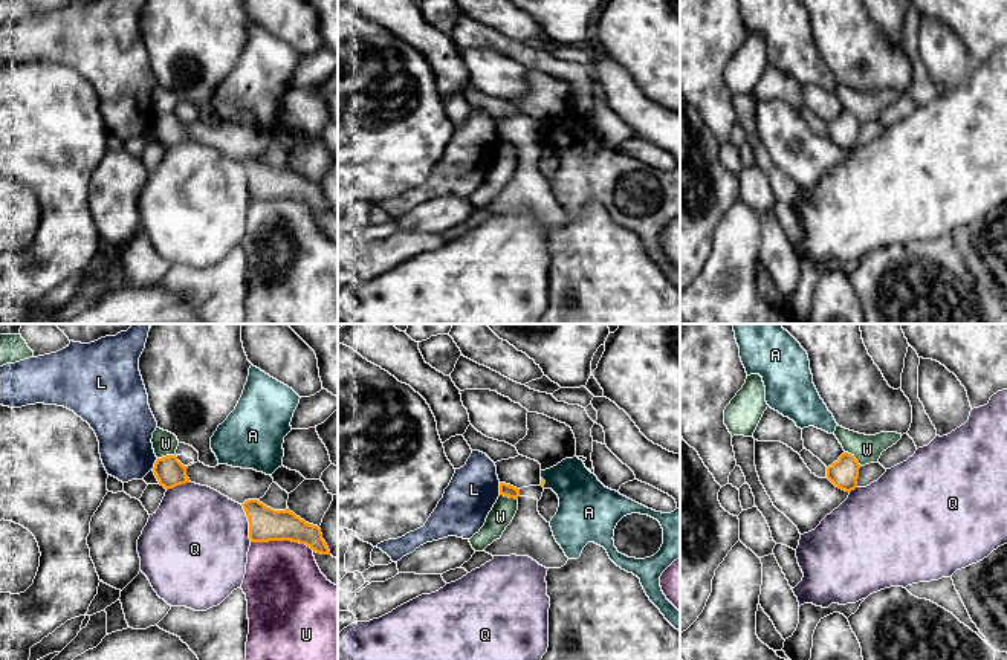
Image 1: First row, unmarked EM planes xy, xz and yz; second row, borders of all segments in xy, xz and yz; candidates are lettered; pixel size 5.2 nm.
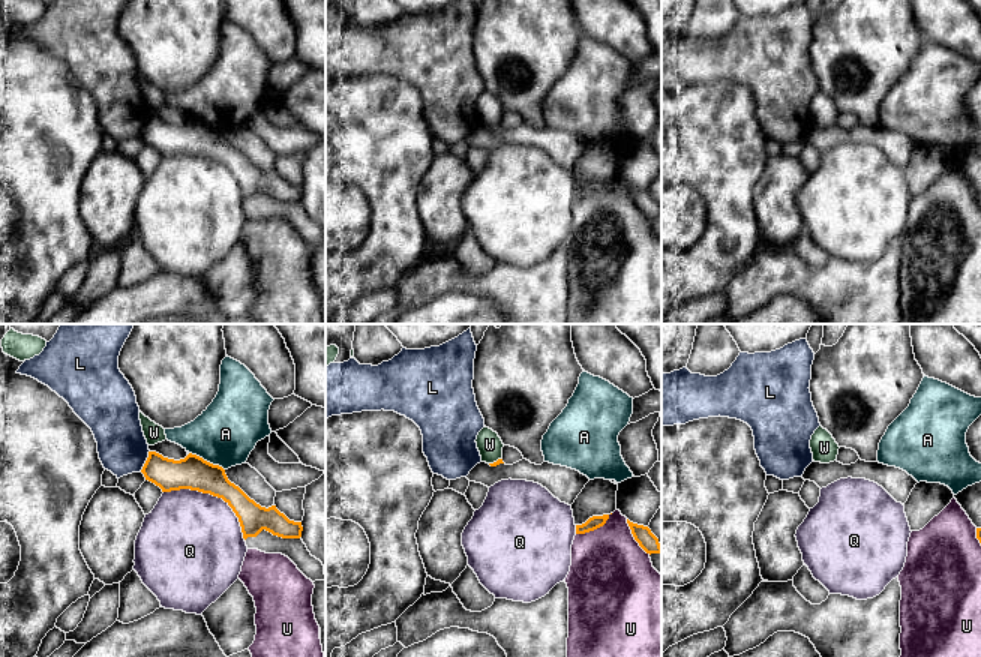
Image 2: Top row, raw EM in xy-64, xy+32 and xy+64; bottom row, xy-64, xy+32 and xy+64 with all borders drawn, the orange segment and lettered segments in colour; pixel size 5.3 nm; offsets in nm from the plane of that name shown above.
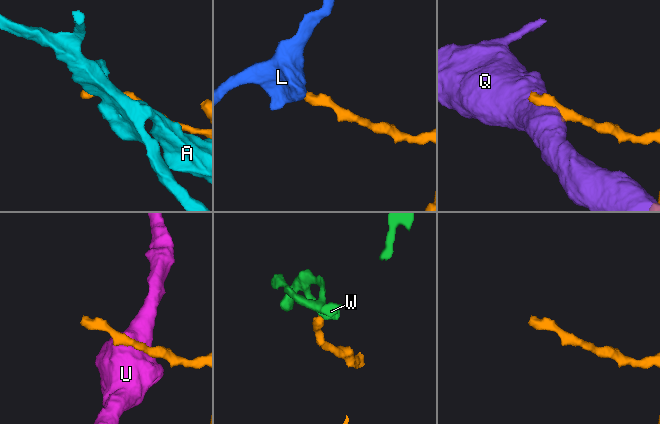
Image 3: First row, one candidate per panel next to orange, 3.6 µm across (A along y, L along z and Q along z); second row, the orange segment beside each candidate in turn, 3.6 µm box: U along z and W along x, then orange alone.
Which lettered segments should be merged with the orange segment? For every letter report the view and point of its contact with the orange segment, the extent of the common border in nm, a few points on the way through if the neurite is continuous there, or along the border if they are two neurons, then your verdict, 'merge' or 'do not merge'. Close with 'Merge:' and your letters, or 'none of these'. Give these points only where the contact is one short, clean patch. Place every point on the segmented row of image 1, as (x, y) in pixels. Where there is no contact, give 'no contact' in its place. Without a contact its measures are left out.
A: meets orange in xz at (544, 482); contact 60 nm long; do not merge
L: meets orange in xy at (155, 465); contact 70 nm long; border along xy (158, 459), (152, 469); do not merge
Q: meets orange in xy at (249, 523); contact 200 nm long; do not merge
U: meets orange in xy at (283, 540); contact 340 nm long; do not merge
W: meets orange in yz at (853, 457); contact 120 nm long; border along yz (845, 451), (861, 465); do not merge
Merge: none of these

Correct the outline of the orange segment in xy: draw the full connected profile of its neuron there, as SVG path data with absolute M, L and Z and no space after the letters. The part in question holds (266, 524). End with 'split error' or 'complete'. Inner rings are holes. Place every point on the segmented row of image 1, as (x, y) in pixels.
M248 500L241 506L249 521L251 542L292 541L306 544L316 553L330 555L321 529L306 522L289 509L274 510L258 500Z; complete

